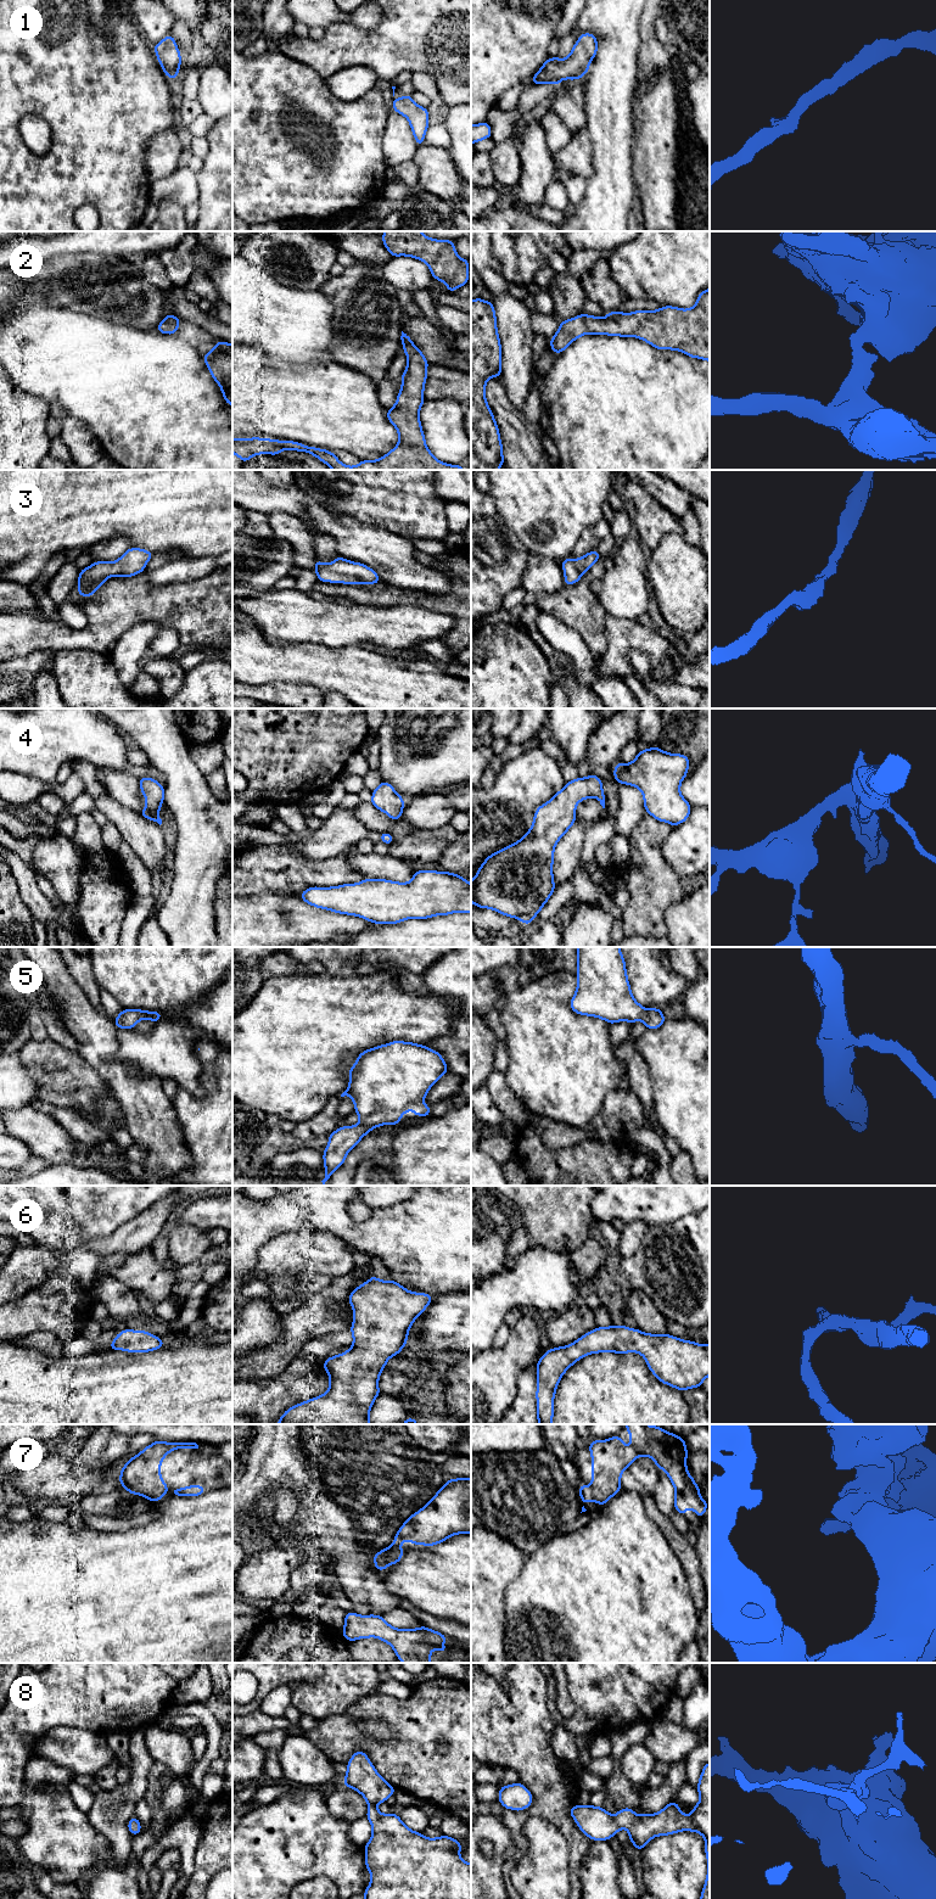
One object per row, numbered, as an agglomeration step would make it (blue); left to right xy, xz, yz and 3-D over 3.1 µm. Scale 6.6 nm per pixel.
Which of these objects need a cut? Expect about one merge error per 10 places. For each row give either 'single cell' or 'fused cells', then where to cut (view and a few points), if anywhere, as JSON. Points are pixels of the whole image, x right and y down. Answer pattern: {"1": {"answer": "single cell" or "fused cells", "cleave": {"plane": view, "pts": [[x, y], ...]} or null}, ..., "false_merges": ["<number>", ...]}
{"1": {"answer": "single cell", "cleave": null}, "2": {"answer": "single cell", "cleave": null}, "3": {"answer": "single cell", "cleave": null}, "4": {"answer": "single cell", "cleave": null}, "5": {"answer": "single cell", "cleave": null}, "6": {"answer": "single cell", "cleave": null}, "7": {"answer": "single cell", "cleave": null}, "8": {"answer": "single cell", "cleave": null}, "false_merges": []}

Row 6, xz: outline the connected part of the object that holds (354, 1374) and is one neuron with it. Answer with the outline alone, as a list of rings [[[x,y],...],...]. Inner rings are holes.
[[[374,1275],[358,1285],[348,1298],[354,1312],[349,1329],[353,1345],[340,1355],[327,1357],[323,1363],[330,1377],[327,1391],[287,1408],[276,1424],[371,1424],[370,1410],[381,1394],[380,1374],[387,1361],[403,1350],[411,1324],[432,1299],[433,1295],[409,1292],[394,1279],[381,1281]]]

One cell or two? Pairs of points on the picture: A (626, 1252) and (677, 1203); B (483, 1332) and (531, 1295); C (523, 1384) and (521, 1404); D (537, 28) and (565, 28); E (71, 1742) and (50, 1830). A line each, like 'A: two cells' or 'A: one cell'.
A: two cells
B: one cell
C: one cell
D: two cells
E: two cells

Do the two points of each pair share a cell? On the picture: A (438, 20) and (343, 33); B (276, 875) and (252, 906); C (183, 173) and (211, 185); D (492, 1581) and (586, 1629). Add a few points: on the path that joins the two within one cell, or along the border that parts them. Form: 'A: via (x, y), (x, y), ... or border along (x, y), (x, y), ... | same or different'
A: via (415, 34), (407, 39), (366, 39) | same
B: border along (292, 892), (261, 891), (245, 896) | different
C: border along (195, 173), (199, 202) | different
D: border along (522, 1566), (505, 1591), (505, 1618) | different

